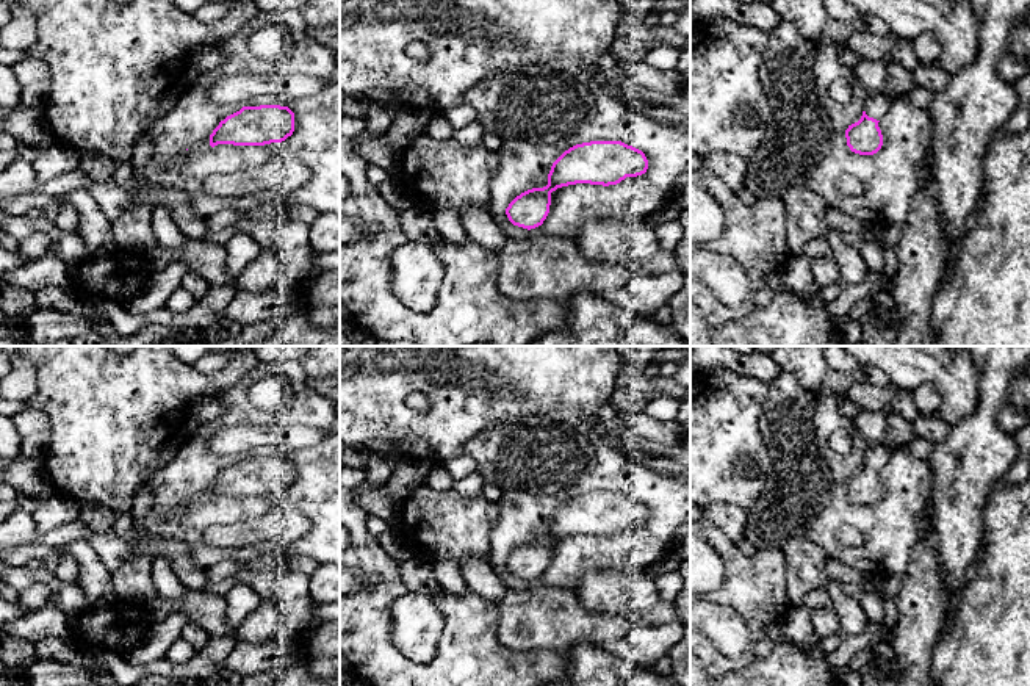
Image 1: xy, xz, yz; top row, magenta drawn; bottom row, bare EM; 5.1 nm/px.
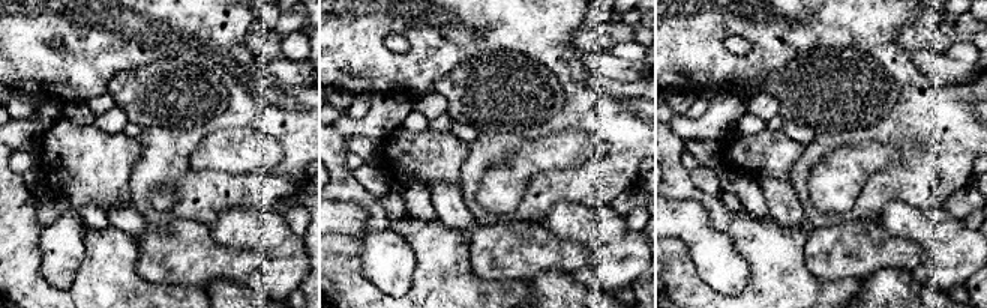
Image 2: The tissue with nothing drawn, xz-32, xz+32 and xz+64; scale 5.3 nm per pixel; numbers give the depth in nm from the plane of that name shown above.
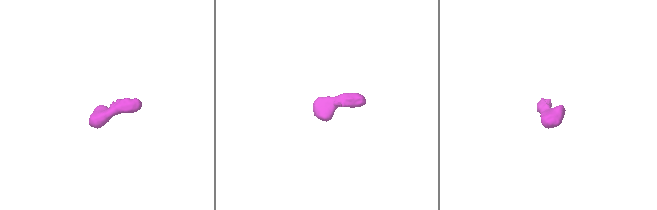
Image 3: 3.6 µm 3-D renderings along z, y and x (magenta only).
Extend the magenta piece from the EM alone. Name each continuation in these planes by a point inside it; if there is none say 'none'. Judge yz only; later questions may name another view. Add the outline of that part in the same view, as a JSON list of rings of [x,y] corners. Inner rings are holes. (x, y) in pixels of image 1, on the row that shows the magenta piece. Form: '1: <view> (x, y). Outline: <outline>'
1: yz (875, 107). Outline: [[[884,92],[878,96],[870,96],[866,100],[864,111],[869,117],[877,121],[883,119],[891,108],[892,96]]]

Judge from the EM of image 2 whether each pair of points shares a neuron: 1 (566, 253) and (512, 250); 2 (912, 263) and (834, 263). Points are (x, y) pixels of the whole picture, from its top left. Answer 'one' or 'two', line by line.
1: one
2: one

